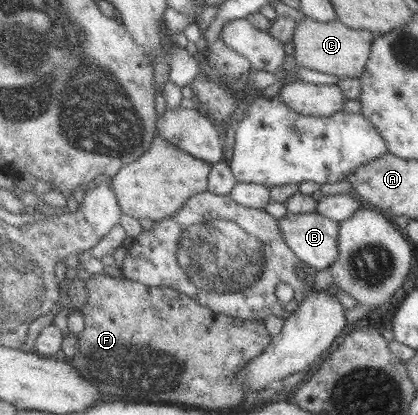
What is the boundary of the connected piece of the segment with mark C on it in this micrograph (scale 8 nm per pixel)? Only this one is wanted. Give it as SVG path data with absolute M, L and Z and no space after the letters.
M303 16L292 35L296 66L335 75L338 79L358 78L370 55L372 39L377 35L373 31L345 27L337 19L319 23Z

